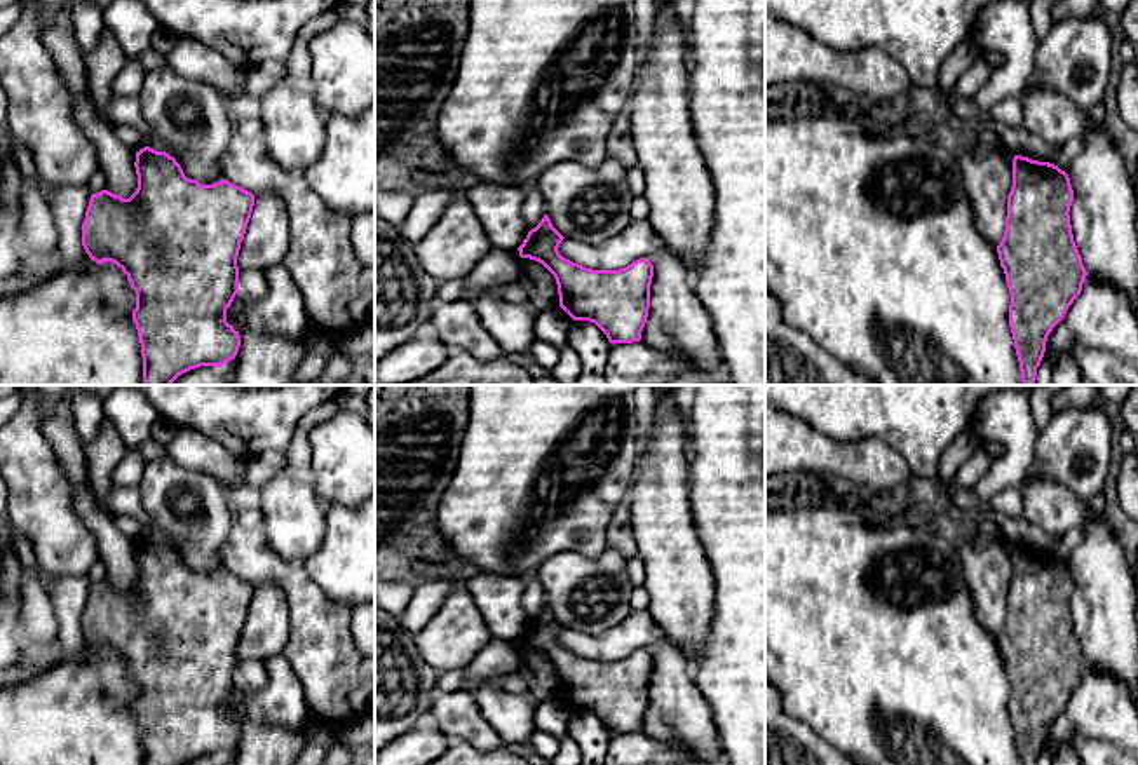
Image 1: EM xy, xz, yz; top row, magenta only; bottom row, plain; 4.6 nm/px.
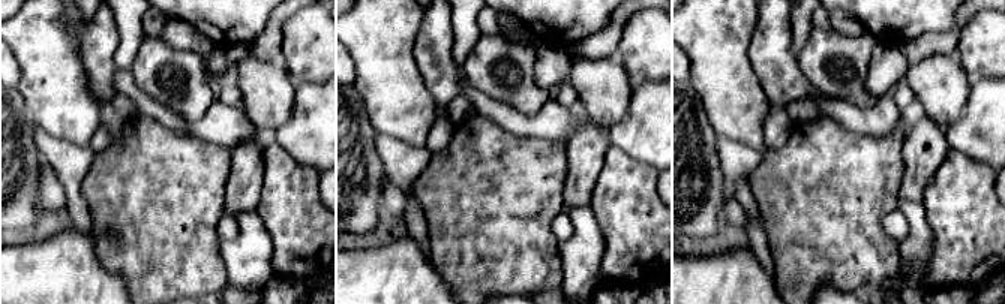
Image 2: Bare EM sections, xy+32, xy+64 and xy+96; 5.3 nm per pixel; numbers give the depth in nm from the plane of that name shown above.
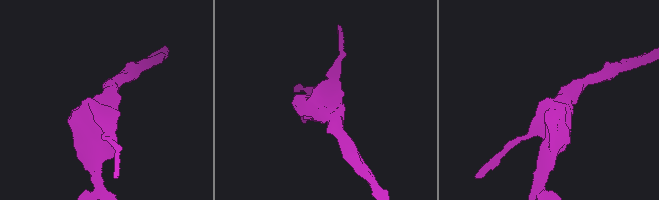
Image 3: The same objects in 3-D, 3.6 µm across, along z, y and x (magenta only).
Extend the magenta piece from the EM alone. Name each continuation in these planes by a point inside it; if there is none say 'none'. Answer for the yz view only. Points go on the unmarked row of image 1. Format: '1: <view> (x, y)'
none

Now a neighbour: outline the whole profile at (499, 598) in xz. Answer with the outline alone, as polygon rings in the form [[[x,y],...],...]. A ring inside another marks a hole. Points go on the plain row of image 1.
[[[476,572],[465,577],[465,589],[493,638],[514,641],[523,634],[530,617],[523,608],[525,582],[519,577]]]

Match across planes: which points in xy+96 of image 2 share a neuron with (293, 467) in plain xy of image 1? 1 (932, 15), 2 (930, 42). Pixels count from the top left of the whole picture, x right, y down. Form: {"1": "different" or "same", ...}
{"1": "different", "2": "same"}

